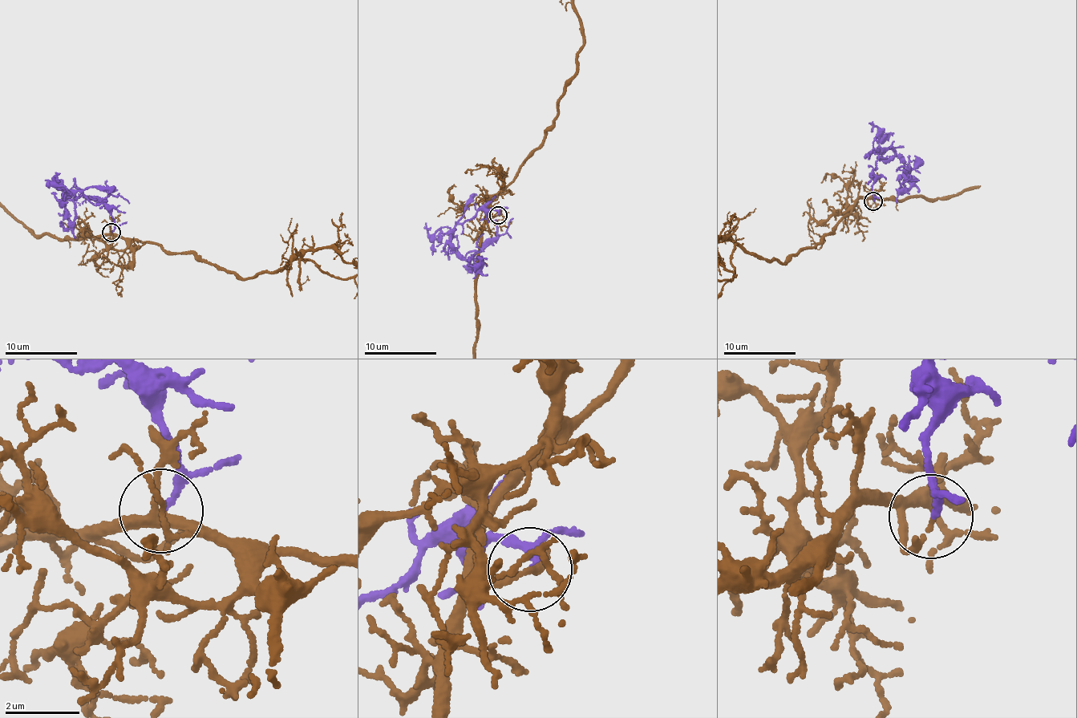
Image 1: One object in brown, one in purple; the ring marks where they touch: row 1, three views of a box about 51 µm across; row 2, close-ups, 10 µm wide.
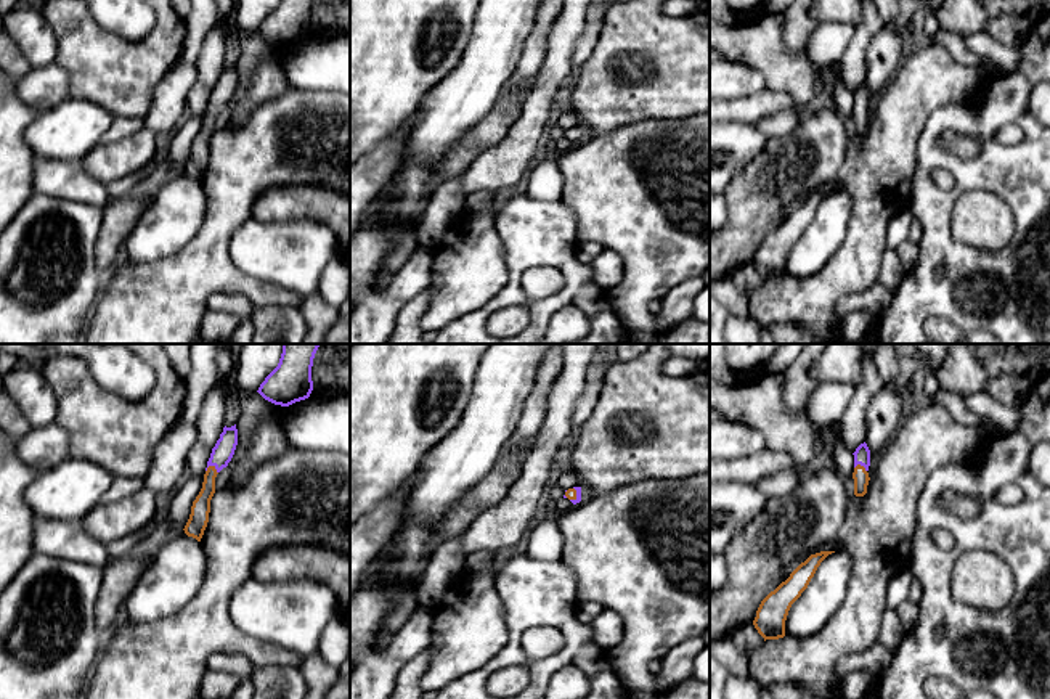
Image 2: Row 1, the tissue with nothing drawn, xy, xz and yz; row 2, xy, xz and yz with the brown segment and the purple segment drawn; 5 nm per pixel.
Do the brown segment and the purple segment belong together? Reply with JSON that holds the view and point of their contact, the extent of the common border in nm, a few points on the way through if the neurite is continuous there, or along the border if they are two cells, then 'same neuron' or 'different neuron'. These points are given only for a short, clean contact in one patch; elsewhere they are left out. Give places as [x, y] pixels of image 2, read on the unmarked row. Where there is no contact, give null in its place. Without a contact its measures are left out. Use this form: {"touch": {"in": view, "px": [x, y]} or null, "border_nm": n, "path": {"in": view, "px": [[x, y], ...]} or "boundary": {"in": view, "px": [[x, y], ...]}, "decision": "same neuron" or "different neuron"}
{"touch": {"in": "xy", "px": [212, 106]}, "border_nm": 70, "boundary": {"in": "xy", "px": [[206, 108], [212, 106], [217, 113]]}, "decision": "different neuron"}

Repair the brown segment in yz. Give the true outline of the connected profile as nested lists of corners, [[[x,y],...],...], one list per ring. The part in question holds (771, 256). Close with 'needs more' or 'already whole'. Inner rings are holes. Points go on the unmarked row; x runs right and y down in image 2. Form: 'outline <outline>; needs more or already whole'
outline [[[835,191],[811,194],[790,214],[785,222],[782,222],[761,241],[753,265],[764,281],[785,276],[785,260],[792,244],[808,228],[820,202],[832,193]]]; already whole

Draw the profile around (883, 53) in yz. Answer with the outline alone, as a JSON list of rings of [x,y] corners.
[[[885,26],[867,47],[865,84],[870,90],[869,117],[880,92],[894,79],[902,64],[904,37],[899,29]]]

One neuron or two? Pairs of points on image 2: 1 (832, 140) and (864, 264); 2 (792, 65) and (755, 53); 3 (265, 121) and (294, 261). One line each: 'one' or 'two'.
1: two
2: one
3: two

